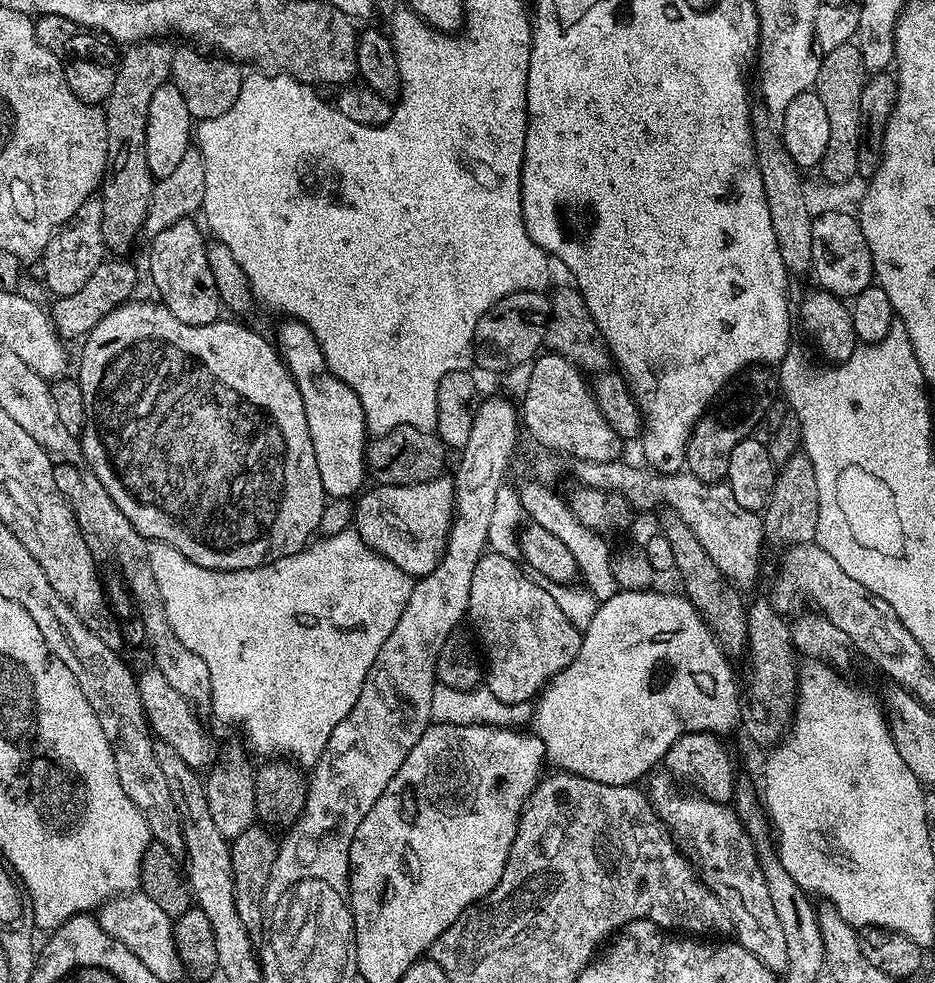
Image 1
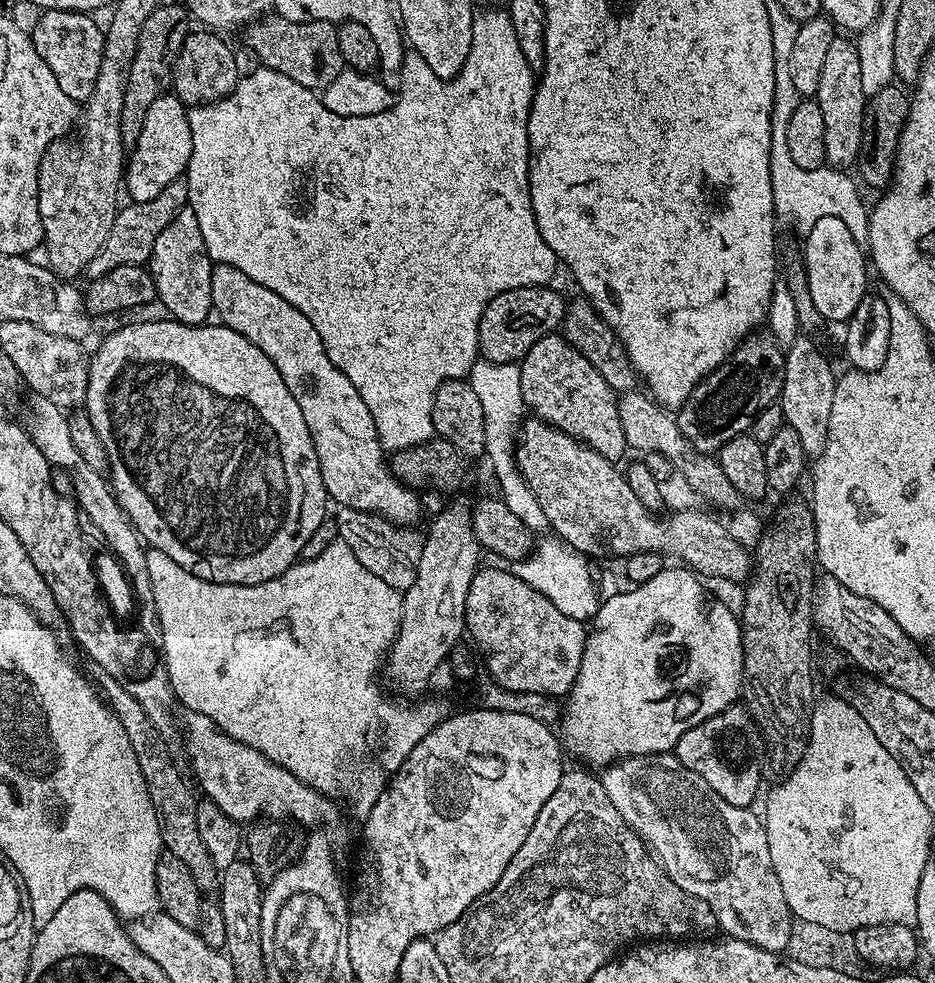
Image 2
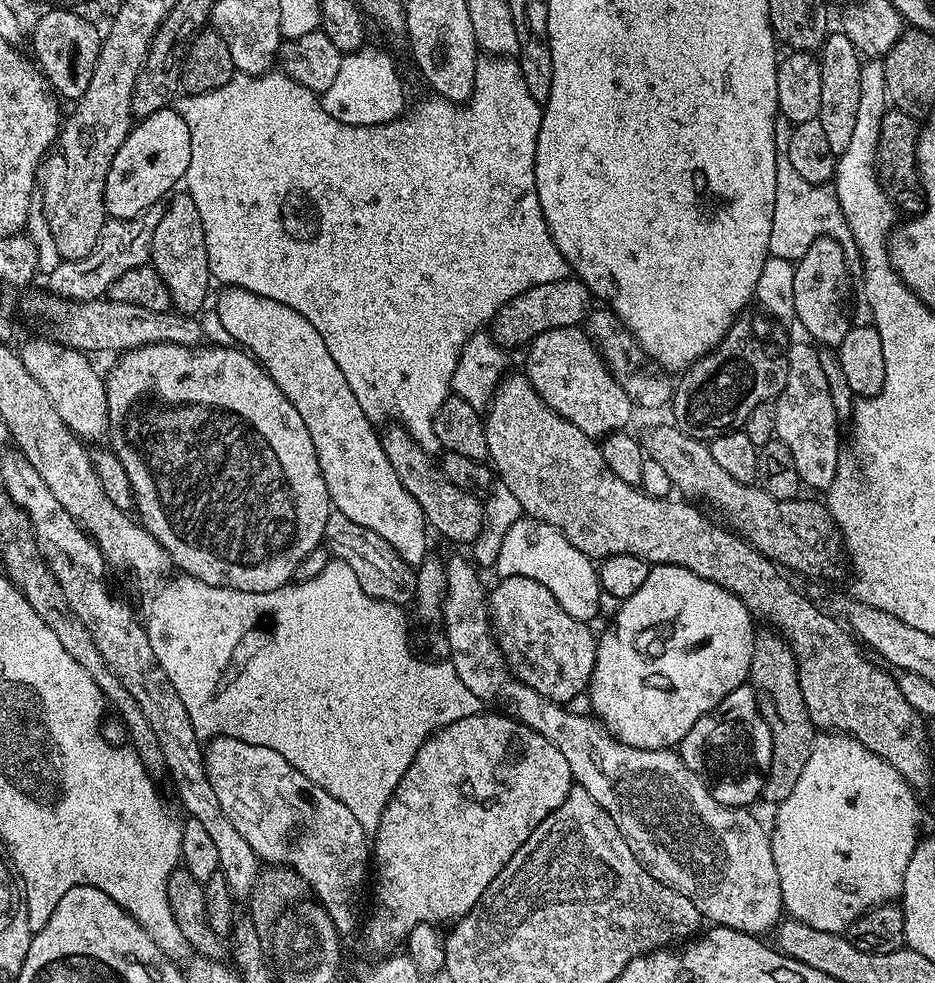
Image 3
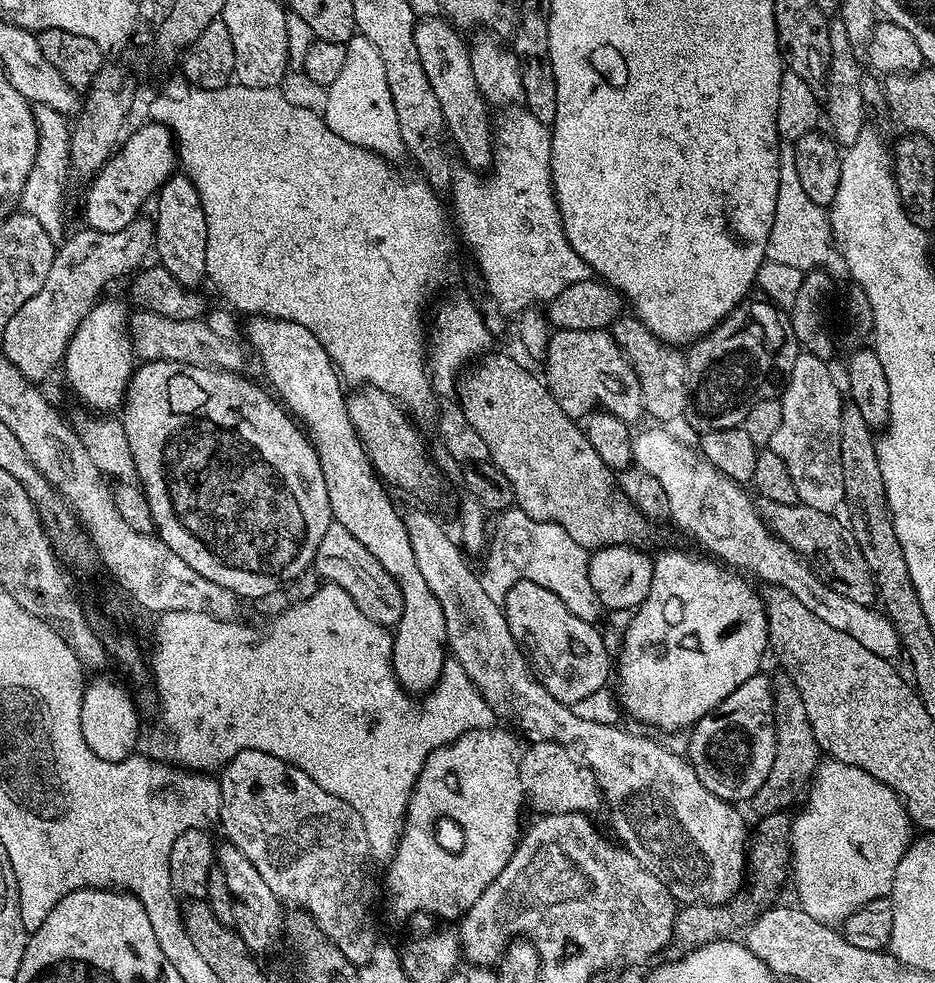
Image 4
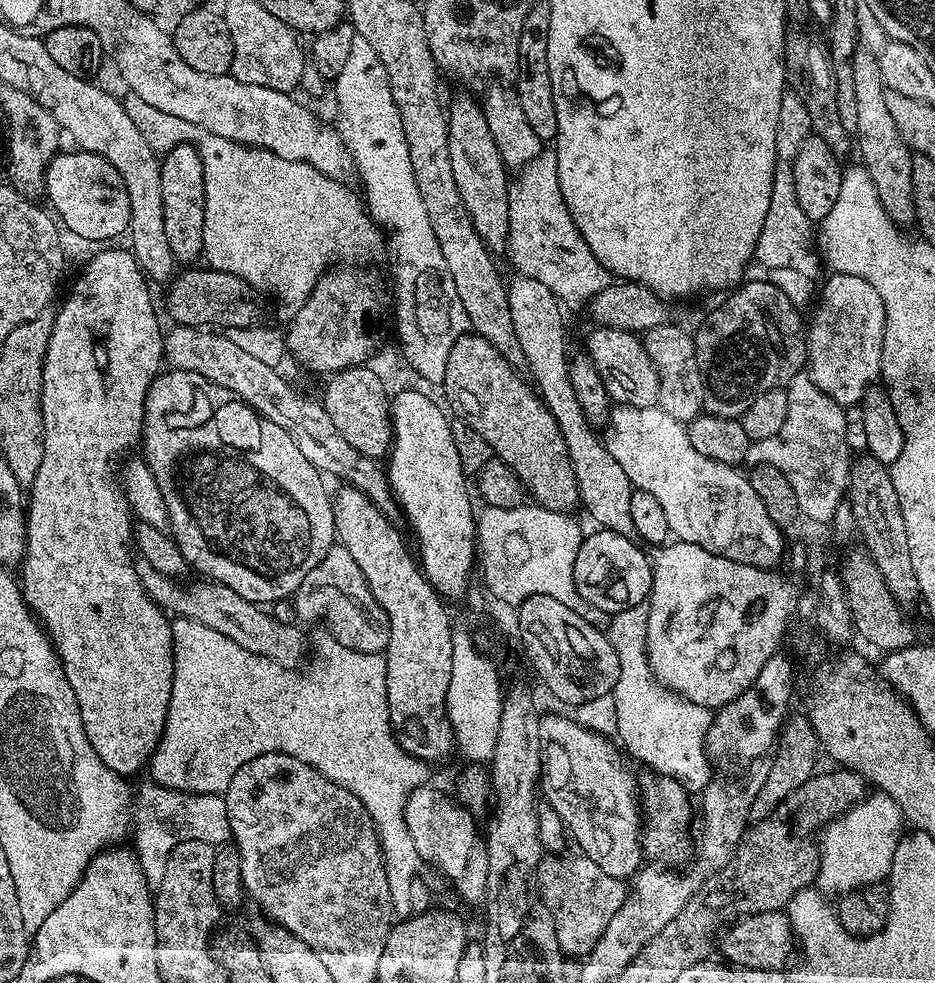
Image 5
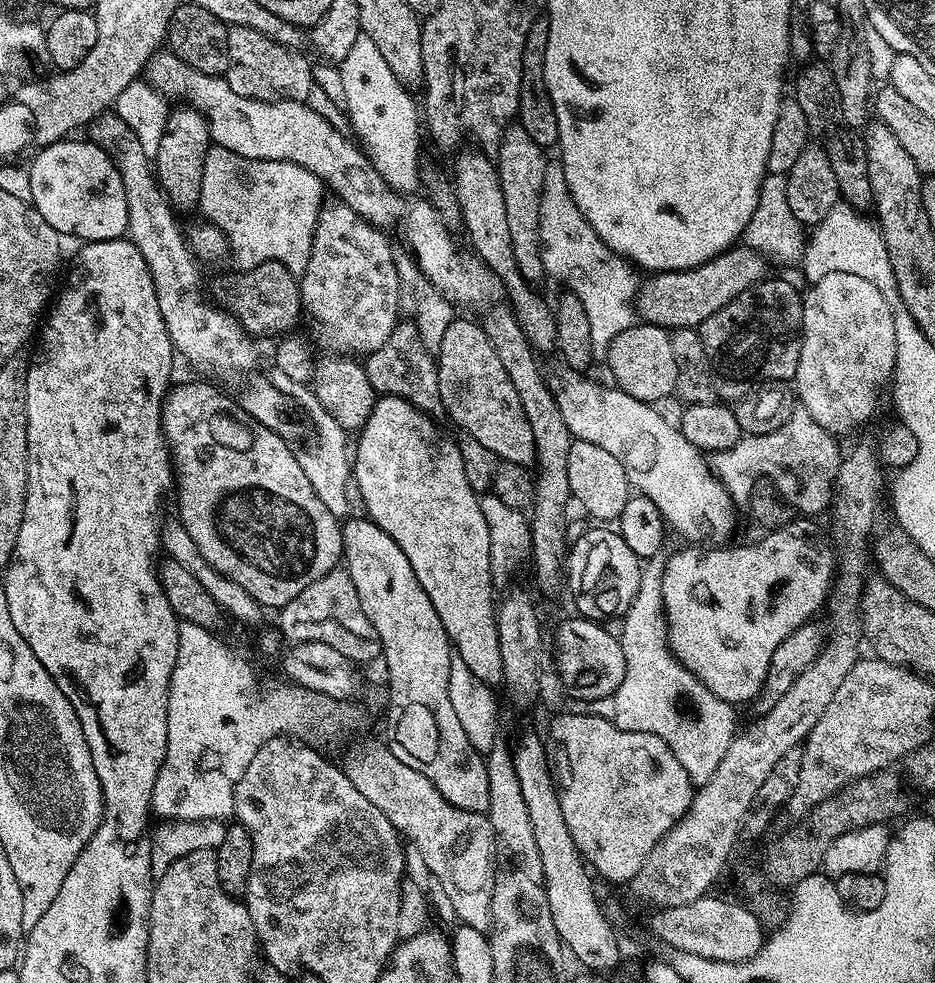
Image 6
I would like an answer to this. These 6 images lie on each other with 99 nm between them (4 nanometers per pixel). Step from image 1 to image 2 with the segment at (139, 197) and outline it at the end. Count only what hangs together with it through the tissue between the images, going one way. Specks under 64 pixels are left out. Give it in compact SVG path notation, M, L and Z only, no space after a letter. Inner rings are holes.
M161 3L160 7L152 11L150 18L146 18L142 34L138 34L138 50L130 66L122 98L122 138L125 145L135 144L138 134L142 134L142 126L146 123L146 110L150 110L154 98L165 95L171 89L172 67L176 64L182 42L190 31L189 9L183 3L180 4Z

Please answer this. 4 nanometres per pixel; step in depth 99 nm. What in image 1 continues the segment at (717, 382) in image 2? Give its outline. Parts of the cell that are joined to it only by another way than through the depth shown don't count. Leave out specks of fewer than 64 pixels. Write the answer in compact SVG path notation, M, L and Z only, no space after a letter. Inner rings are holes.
M768 366L746 368L735 377L718 402L713 403L692 427L686 457L687 471L707 484L721 483L727 477L730 454L734 451L734 446L755 433L756 423L763 418L774 399L773 393L768 392L775 393L777 388L777 373Z

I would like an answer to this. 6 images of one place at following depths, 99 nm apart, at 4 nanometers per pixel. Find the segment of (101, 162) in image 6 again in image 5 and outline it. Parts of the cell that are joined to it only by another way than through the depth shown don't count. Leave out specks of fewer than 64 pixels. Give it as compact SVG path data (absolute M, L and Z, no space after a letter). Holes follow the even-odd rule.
M61 151L44 171L43 195L48 196L52 203L51 211L65 229L68 227L84 240L112 242L119 232L127 233L130 222L130 206L126 202L123 178L106 160L92 158L88 161L88 165L76 164L74 153Z

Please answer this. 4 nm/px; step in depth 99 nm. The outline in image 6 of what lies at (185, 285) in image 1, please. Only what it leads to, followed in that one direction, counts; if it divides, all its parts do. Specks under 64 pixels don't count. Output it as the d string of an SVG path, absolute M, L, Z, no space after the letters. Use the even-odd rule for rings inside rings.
M176 106L169 111L162 142L154 157L154 173L159 188L173 209L188 212L200 203L204 189L204 167L210 147L208 122L198 110Z

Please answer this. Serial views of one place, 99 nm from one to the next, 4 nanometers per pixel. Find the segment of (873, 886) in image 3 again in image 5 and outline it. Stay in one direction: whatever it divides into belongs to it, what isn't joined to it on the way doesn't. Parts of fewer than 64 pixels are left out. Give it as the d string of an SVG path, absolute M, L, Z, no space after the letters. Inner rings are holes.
M879 790L865 795L859 804L822 829L818 840L820 869L815 887L825 897L839 898L855 888L871 888L887 881L888 871L894 862L894 850L898 850L898 842L905 832L906 821L894 798Z

